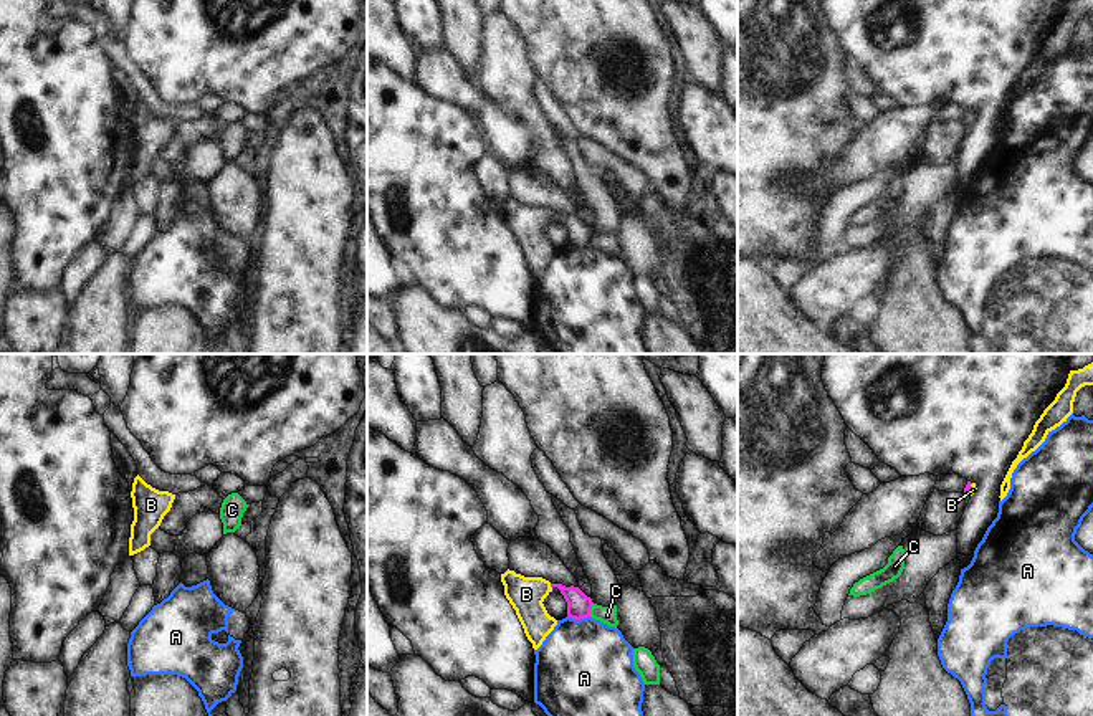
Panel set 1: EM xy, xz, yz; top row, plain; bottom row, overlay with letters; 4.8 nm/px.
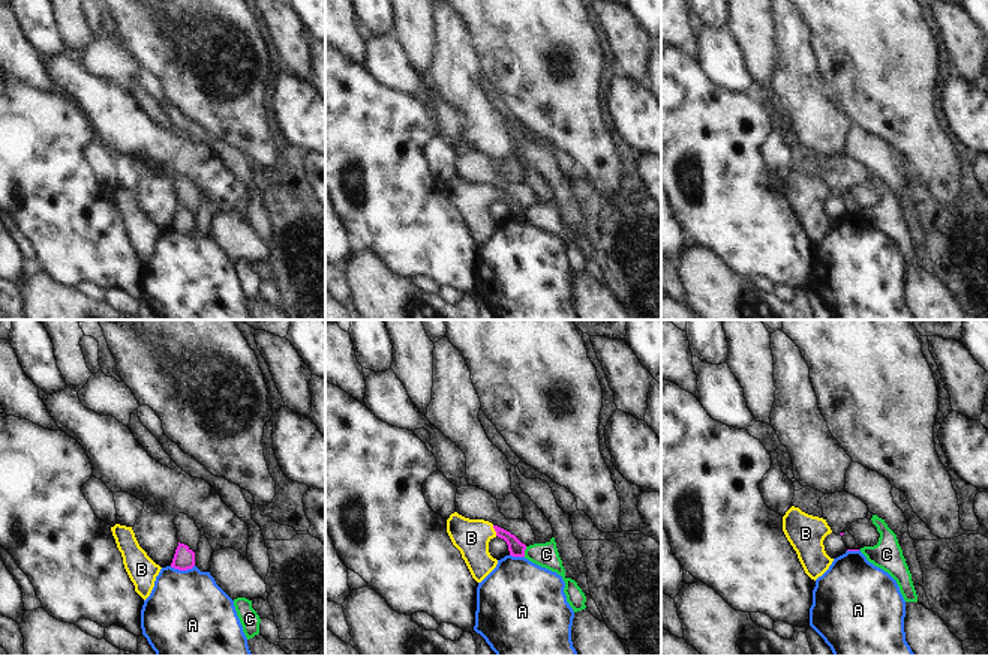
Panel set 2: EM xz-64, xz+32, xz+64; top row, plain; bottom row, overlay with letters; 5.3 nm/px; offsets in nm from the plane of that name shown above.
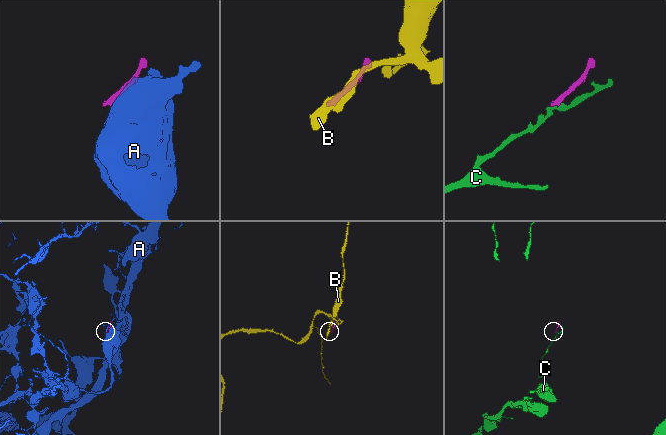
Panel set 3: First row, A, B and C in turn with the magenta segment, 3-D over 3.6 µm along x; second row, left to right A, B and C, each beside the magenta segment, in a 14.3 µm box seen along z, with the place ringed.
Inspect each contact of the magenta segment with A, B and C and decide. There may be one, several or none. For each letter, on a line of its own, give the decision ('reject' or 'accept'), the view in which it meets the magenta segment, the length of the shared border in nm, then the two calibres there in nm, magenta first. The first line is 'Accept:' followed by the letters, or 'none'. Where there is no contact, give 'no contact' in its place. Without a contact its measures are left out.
Accept: B
A: reject; meets magenta in xz; contact 110 nm long; 120 nm thick on the magenta side, 480 nm on the other
B: accept; meets magenta in yz; contact 60 nm long; 30 nm thick on the magenta side, 30 nm on the other
C: reject; meets magenta in xz; contact 70 nm long; 120 nm thick on the magenta side, 80 nm on the other

